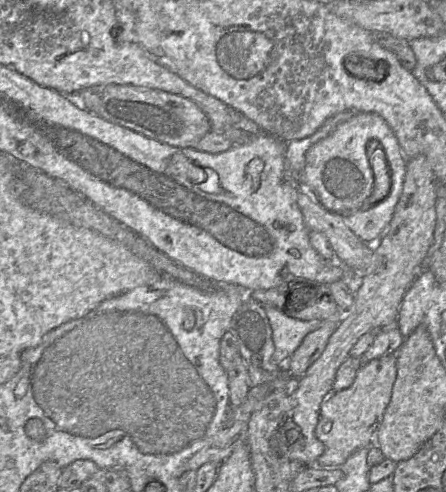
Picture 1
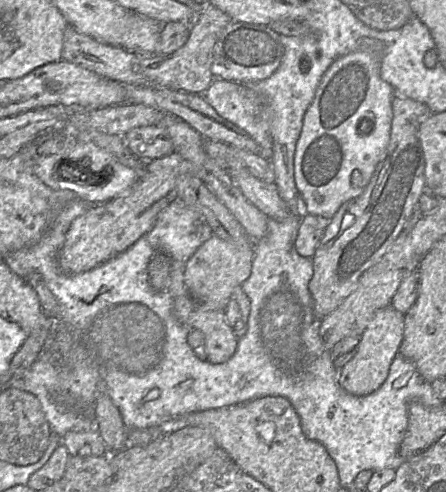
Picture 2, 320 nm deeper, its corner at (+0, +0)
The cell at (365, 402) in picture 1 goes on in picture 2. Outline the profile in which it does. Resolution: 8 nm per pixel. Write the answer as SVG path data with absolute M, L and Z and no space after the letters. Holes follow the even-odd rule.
M392 305L378 310L360 336L355 355L339 370L339 385L355 396L365 396L376 391L386 380L390 365L399 353L404 328L405 315Z

